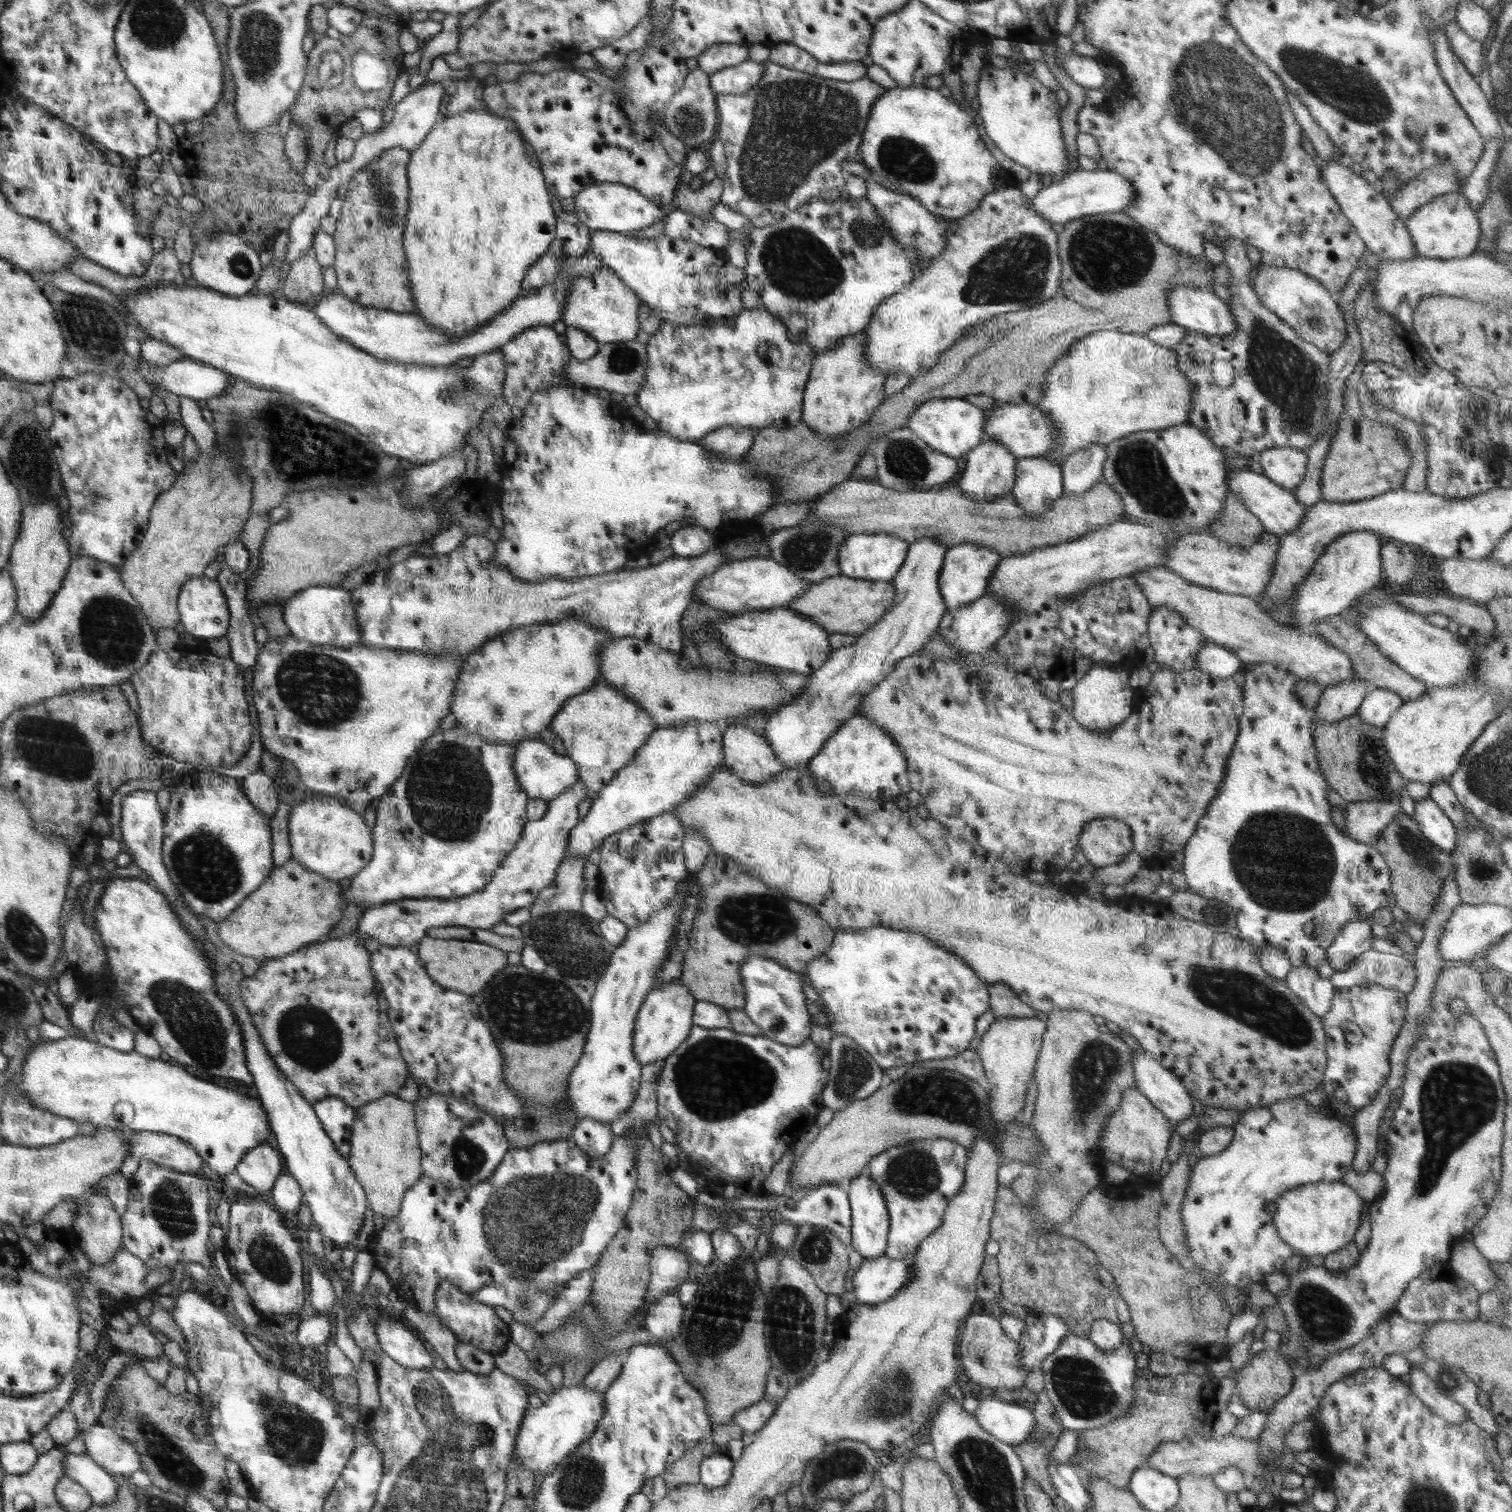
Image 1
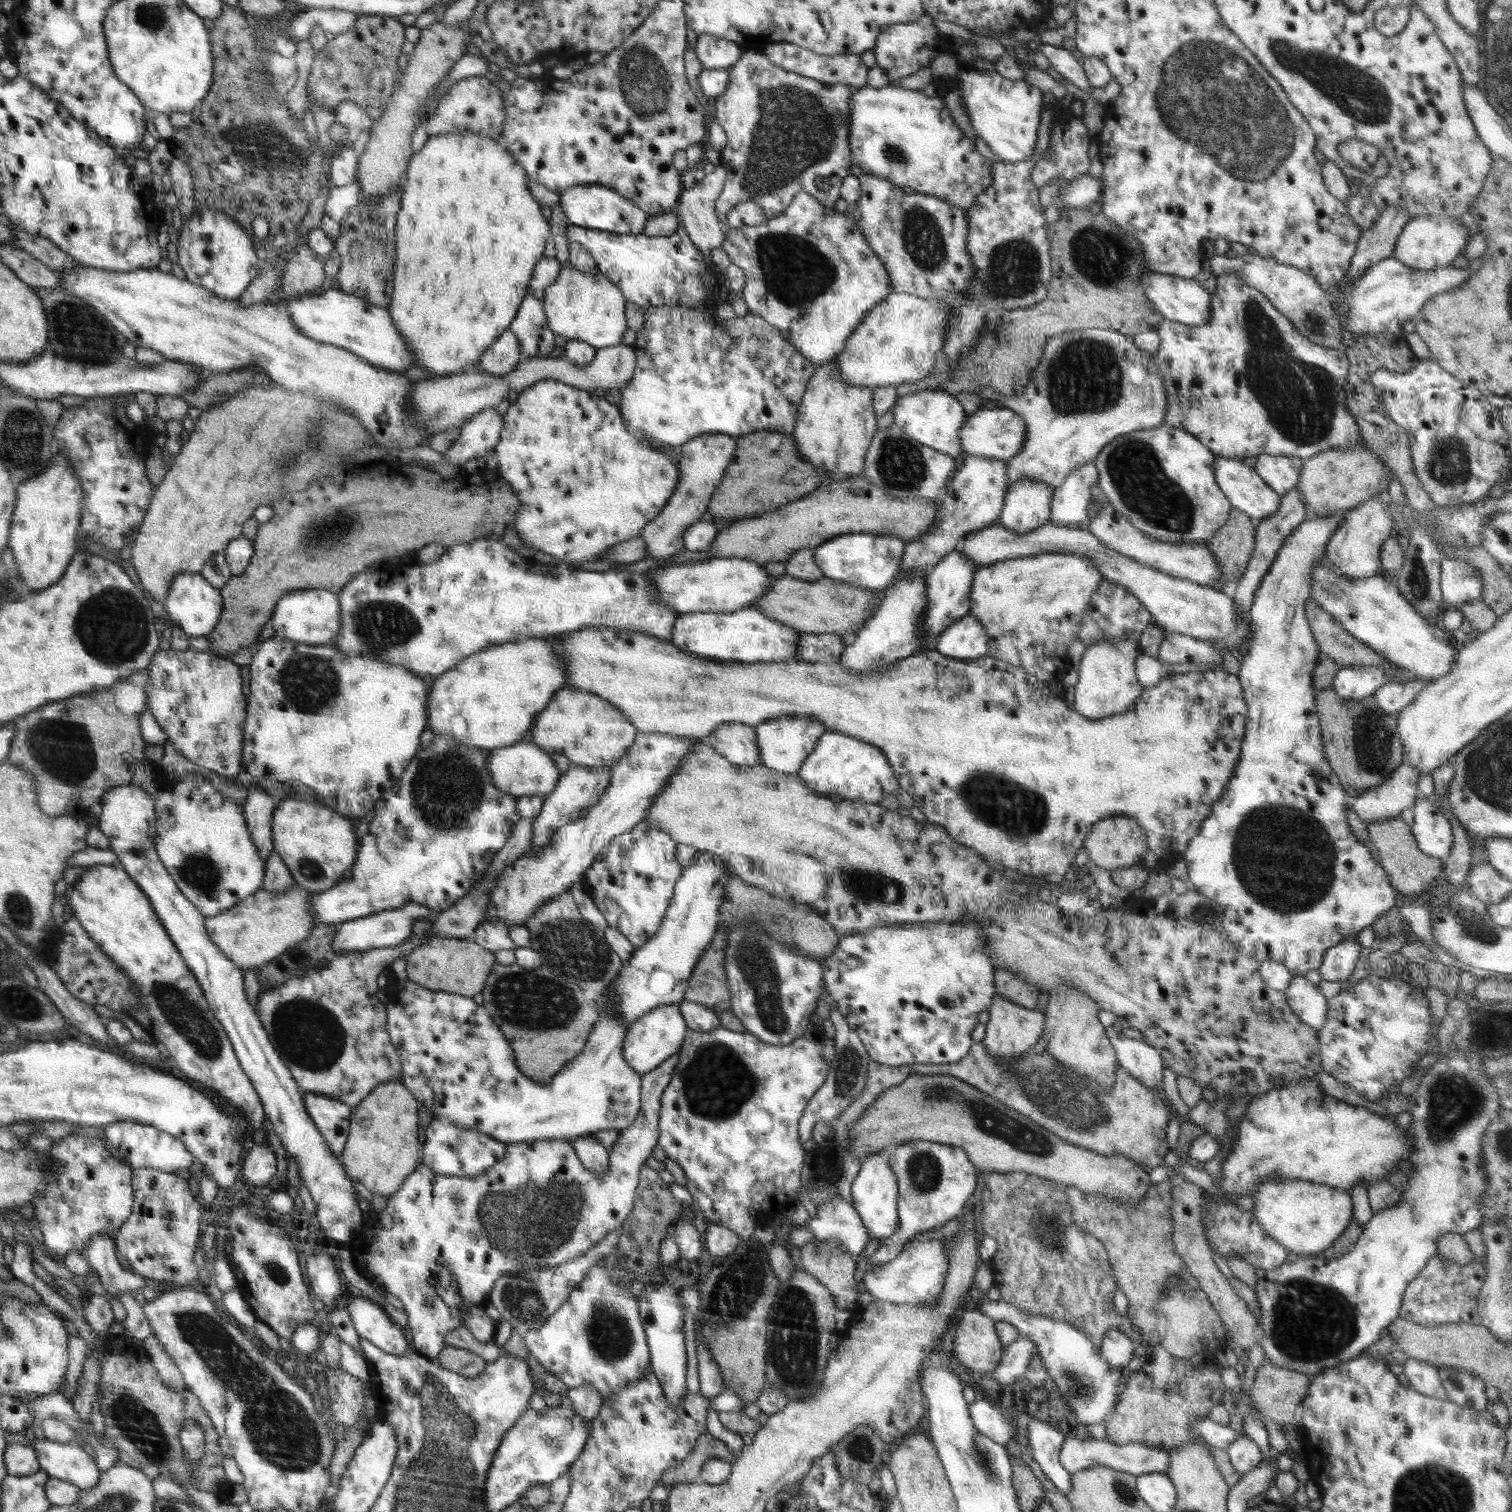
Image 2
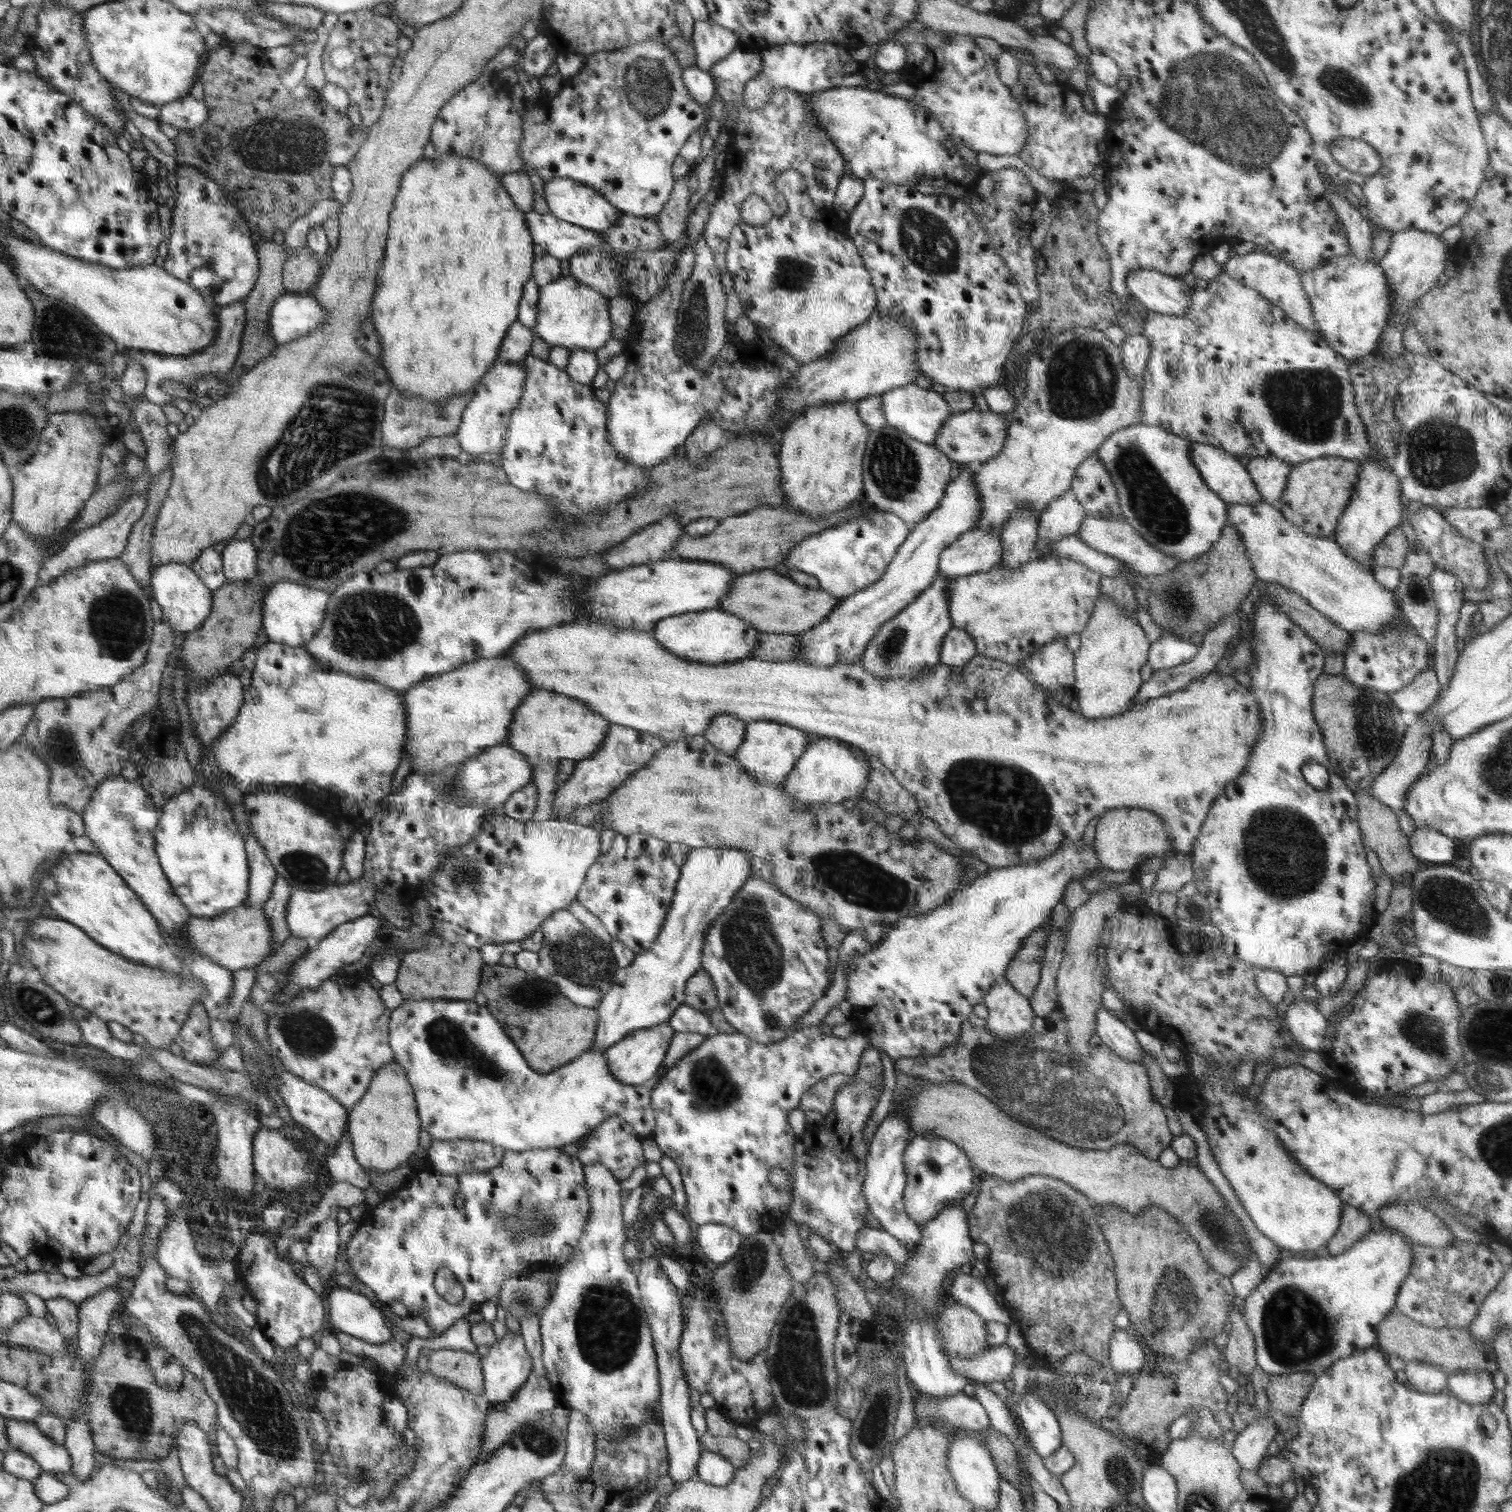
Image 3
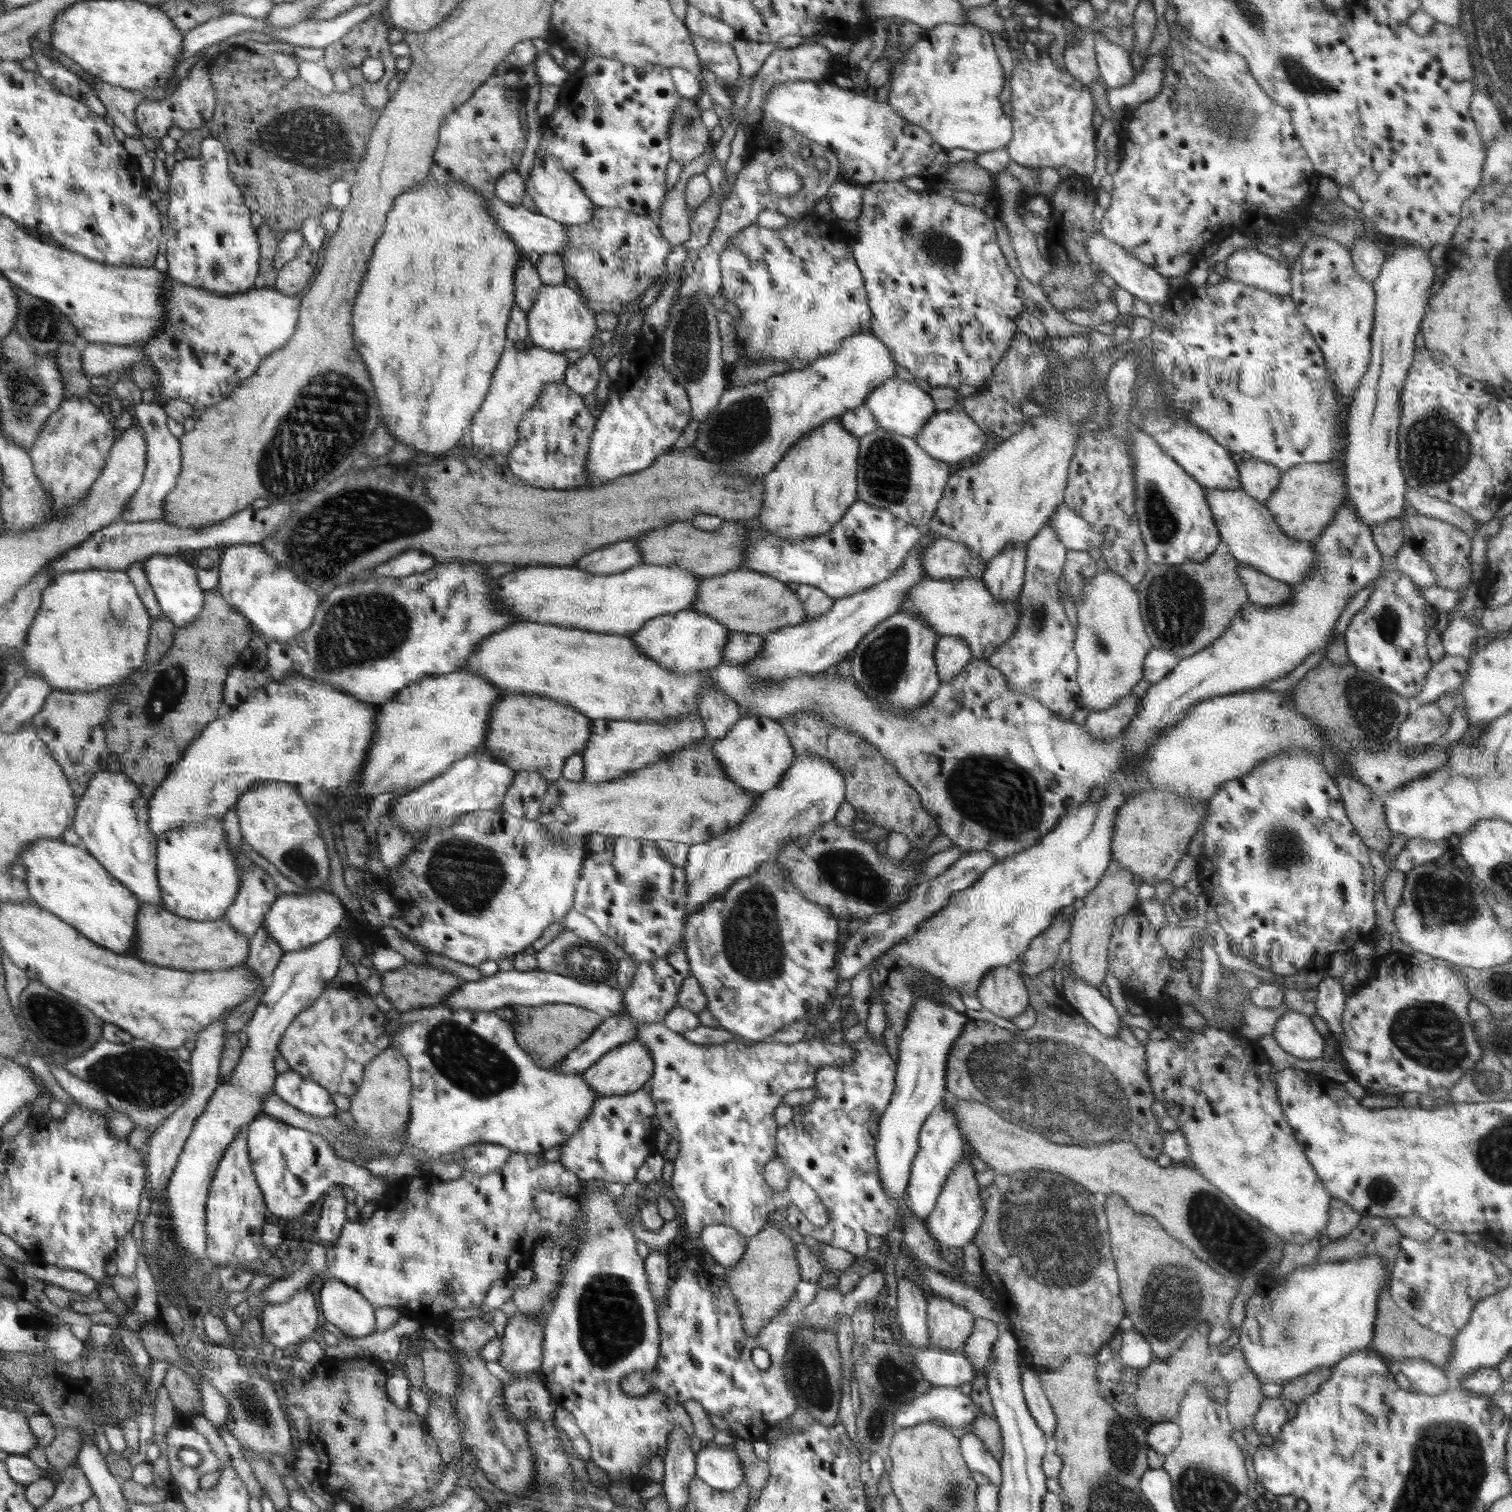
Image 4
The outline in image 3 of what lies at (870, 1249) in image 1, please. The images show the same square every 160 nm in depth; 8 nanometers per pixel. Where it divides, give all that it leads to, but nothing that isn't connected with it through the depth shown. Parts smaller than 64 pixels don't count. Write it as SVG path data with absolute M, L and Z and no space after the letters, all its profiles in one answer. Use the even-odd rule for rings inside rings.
M890 1114L877 1127L874 1139L869 1144L866 1155L866 1176L863 1180L862 1192L868 1203L868 1210L878 1219L882 1228L897 1238L910 1252L921 1242L921 1226L916 1224L904 1212L903 1192L907 1183L902 1153L910 1138L909 1124L904 1114Z

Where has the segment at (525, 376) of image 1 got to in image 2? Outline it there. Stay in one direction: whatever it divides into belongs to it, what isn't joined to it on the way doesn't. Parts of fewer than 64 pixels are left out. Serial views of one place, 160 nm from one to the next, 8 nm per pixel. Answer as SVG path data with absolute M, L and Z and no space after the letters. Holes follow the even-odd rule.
M525 296L508 330L512 331L521 343L522 360L543 357L556 346L556 333L548 325L544 301L536 296Z

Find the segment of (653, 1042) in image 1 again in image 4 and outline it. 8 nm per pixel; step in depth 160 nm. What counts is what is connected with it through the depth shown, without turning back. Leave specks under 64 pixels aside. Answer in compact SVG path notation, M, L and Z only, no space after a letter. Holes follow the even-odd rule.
M634 1038L629 1043L613 1048L602 1059L598 1059L592 1067L585 1071L585 1080L602 1096L626 1095L641 1091L649 1085L655 1072L655 1061L648 1045Z

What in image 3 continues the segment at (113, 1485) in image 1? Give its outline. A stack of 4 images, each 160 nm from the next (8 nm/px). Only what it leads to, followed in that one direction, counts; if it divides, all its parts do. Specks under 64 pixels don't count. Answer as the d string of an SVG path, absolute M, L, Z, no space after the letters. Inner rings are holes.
M6 1418L6 1436L8 1450L19 1450L31 1456L46 1473L69 1473L71 1469L70 1455L63 1444L58 1444L43 1432L40 1432L31 1421Z

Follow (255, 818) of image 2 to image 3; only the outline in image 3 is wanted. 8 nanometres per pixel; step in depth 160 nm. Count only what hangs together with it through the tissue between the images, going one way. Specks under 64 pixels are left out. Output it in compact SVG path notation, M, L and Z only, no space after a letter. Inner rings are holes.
M251 832L246 837L246 848L252 876L248 898L244 903L250 908L263 908L264 903L270 898L272 887L278 875L273 864L268 860L265 849Z

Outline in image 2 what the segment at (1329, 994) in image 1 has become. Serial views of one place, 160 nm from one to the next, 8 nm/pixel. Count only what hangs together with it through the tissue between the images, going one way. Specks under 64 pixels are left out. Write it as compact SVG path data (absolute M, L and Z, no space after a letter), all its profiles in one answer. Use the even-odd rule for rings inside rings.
M1304 975L1293 977L1285 995L1298 1020L1309 1024L1319 1034L1326 1022L1328 1001L1317 985L1305 979Z

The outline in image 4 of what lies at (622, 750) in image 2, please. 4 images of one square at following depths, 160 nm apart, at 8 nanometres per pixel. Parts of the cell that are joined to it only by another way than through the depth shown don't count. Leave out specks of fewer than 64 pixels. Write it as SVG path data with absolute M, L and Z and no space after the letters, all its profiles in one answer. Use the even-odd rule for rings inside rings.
M536 694L512 695L494 706L489 734L479 751L492 752L516 771L541 774L549 787L562 777L565 760L584 752L592 734L592 718L572 705Z

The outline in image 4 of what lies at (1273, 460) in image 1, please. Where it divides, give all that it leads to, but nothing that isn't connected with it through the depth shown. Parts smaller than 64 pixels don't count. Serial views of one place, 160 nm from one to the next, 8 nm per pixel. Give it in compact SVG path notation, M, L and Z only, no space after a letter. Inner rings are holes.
M1240 459L1237 469L1239 488L1261 503L1272 496L1282 474L1273 464L1258 459Z

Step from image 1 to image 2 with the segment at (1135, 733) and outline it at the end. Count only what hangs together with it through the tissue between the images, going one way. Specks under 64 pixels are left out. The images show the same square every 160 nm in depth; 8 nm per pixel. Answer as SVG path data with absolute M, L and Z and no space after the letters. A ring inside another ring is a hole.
M586 628L581 631L562 633L553 637L560 641L562 655L569 662L568 687L570 689L592 692L604 697L610 704L617 705L634 726L638 733L670 734L676 737L694 737L706 740L720 724L742 723L751 725L765 723L767 720L783 720L786 717L811 716L819 720L828 731L834 731L865 741L877 746L888 759L893 768L900 788L904 789L913 799L913 806L926 815L926 821L942 827L946 834L958 844L974 849L986 861L997 862L1013 871L1024 875L1041 876L1049 884L1058 884L1068 878L1073 871L1076 855L1082 848L1085 838L1090 834L1091 826L1100 819L1123 816L1134 819L1143 828L1147 838L1147 851L1143 854L1141 864L1148 872L1166 873L1172 864L1182 857L1188 843L1196 837L1201 822L1210 814L1214 802L1218 802L1227 788L1232 772L1236 768L1241 753L1245 727L1248 716L1248 705L1245 703L1243 690L1236 674L1223 672L1222 668L1208 672L1188 672L1163 677L1150 688L1143 689L1133 708L1128 712L1104 717L1087 719L1073 708L1066 705L1063 697L1055 698L1047 681L1039 681L1035 676L1012 666L1008 662L990 657L989 655L974 659L954 659L944 656L937 650L924 650L909 658L896 660L886 671L863 672L854 674L842 668L839 662L806 663L798 662L766 662L737 663L710 660L692 656L679 649L668 640L660 640L644 632L619 631L612 628Z

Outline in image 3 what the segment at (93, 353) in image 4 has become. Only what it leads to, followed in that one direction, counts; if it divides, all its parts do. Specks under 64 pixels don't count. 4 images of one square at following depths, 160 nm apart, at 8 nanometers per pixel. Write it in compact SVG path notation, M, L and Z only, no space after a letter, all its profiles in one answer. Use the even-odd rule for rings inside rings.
M243 300L237 301L236 303L224 305L220 307L220 314L218 315L220 328L218 330L218 336L214 340L212 346L208 346L205 350L202 350L194 355L188 357L176 355L167 355L162 353L153 353L150 351L118 348L119 352L122 352L125 356L125 361L128 363L131 360L137 360L145 370L146 373L146 384L145 392L147 401L160 406L164 406L166 403L172 403L182 413L189 413L191 409L191 403L186 399L174 399L171 396L165 394L160 390L159 384L168 379L174 379L182 383L193 383L198 379L204 378L208 375L222 376L226 375L232 370L235 360L239 355L241 347L241 338L243 330L245 329L245 304Z

